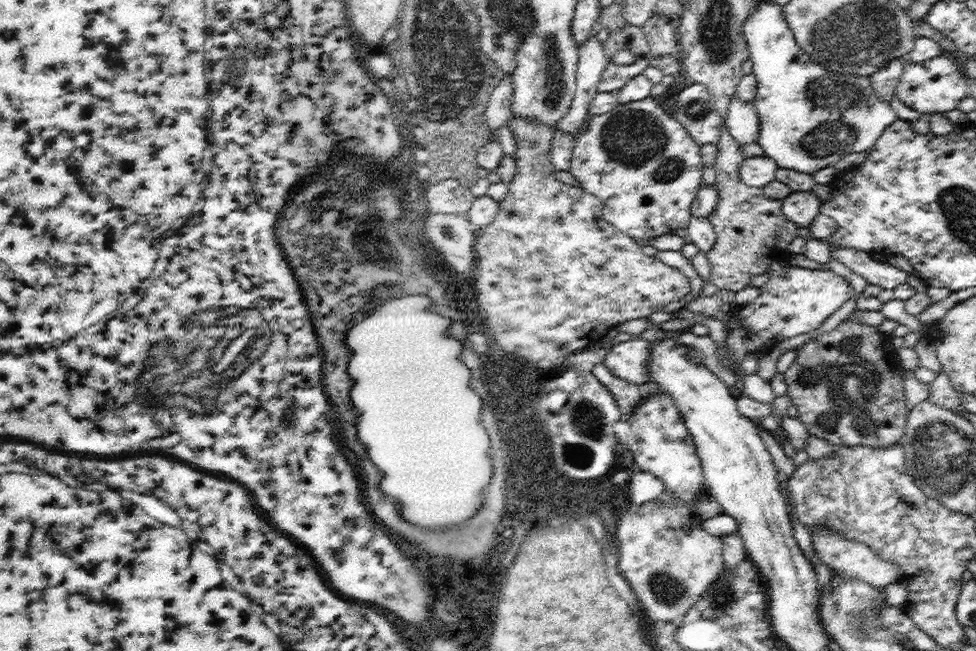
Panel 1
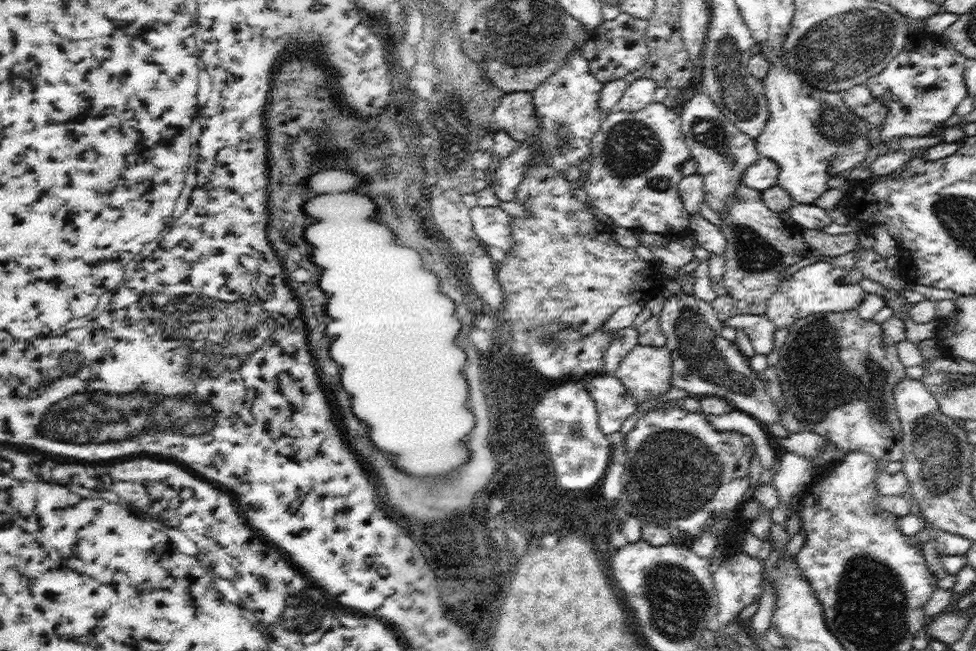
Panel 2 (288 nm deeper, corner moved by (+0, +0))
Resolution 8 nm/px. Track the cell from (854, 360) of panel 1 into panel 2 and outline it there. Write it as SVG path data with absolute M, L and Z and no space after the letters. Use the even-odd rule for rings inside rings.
M845 310L835 314L813 314L797 320L779 350L777 362L777 382L781 386L781 396L789 406L789 412L799 420L803 432L813 432L833 444L841 452L863 452L871 454L879 462L903 460L901 446L901 422L897 416L897 406L893 398L893 388L905 378L905 360L899 358L895 344L883 342L881 326L861 318L857 310Z

